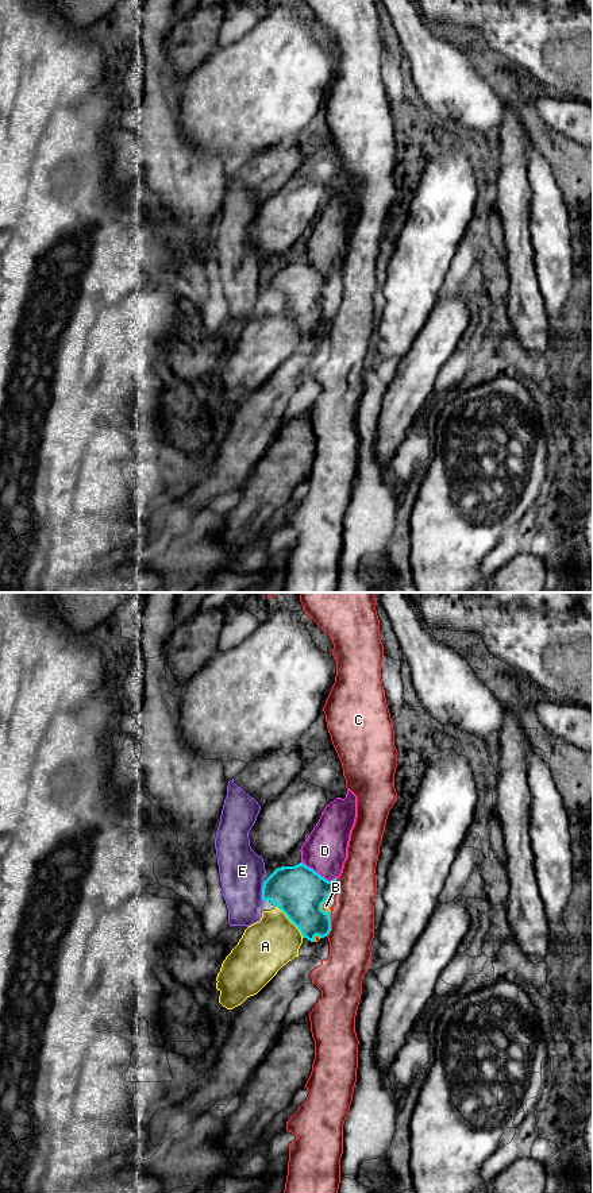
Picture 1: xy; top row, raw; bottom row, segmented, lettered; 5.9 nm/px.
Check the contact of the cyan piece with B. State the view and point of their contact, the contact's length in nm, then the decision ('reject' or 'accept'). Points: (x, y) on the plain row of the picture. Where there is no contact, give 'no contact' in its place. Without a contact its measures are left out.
xy (320, 301) | 100 nm | reject

